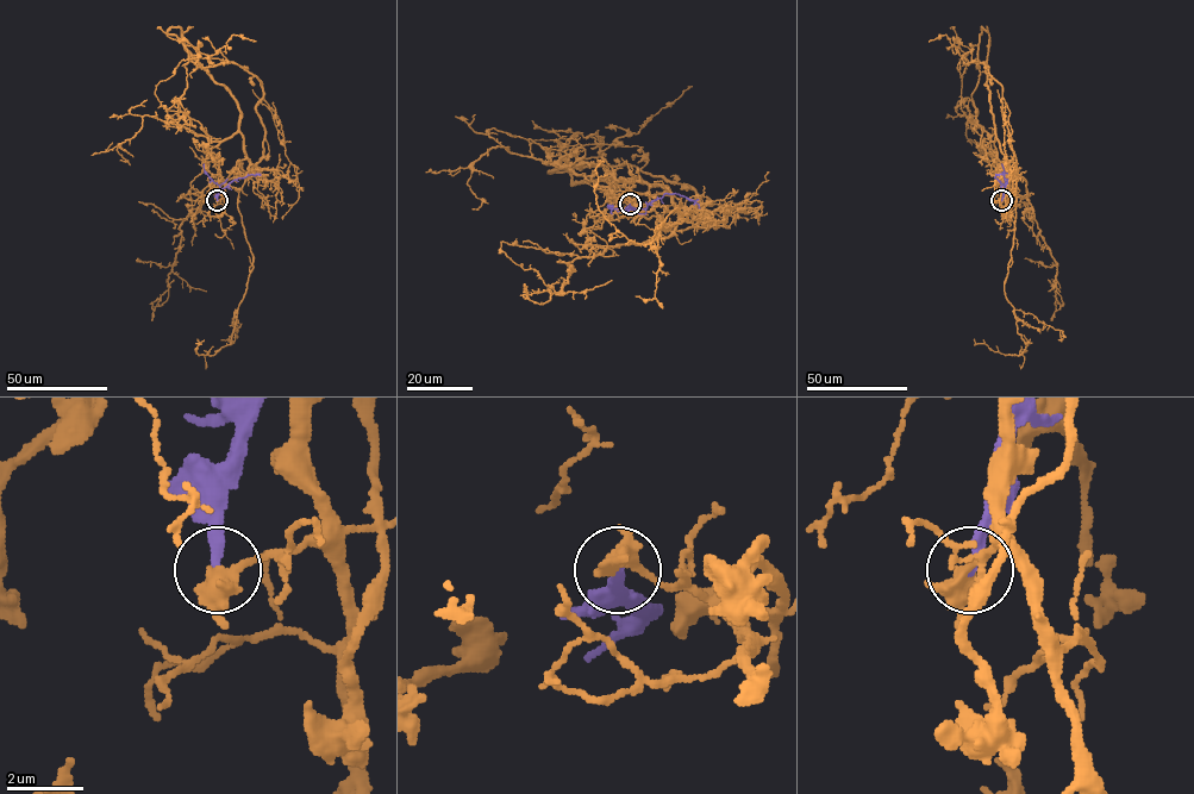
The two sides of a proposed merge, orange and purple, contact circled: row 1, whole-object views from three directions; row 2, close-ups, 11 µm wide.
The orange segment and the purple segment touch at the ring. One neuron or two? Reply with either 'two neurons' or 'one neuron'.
two neurons

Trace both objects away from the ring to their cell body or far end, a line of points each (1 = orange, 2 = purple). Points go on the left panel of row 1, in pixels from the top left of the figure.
1: (217, 200), (233, 167), (245, 177), (238, 210), (252, 269), (231, 342), (199, 355), (198, 339)
2: (217, 200), (218, 192), (232, 181), (261, 174)

